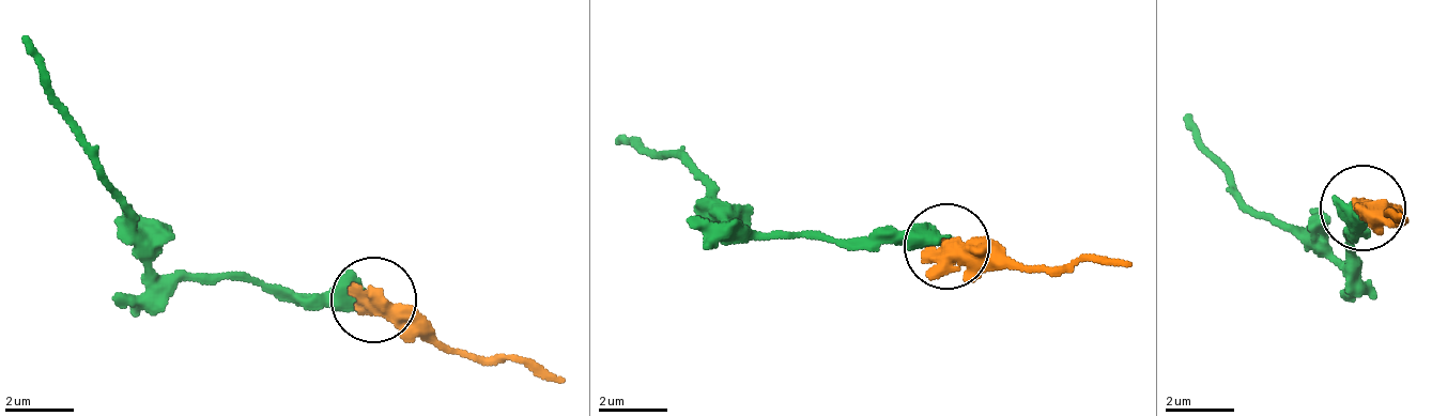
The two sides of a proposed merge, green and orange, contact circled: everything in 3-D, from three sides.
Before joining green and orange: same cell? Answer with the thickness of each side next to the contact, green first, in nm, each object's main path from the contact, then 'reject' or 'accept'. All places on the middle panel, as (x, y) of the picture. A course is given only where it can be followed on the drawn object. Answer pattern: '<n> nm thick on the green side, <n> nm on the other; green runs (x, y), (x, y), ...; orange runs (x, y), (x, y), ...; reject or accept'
550 nm thick on the green side, 650 nm on the other; green runs (949, 247), (753, 240), (680, 155), (618, 138); orange runs (949, 247), (974, 247), (1024, 273), (1134, 262); accept

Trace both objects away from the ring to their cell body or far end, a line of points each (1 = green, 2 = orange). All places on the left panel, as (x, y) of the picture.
1: (375, 302), (179, 283), (160, 278), (25, 33)
2: (375, 302), (401, 302), (455, 355), (566, 378)

